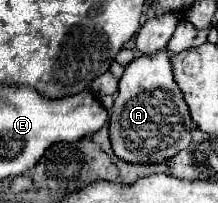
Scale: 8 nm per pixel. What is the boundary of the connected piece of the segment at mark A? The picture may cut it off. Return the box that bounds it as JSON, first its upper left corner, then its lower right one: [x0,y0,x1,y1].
[108,51,192,163]

